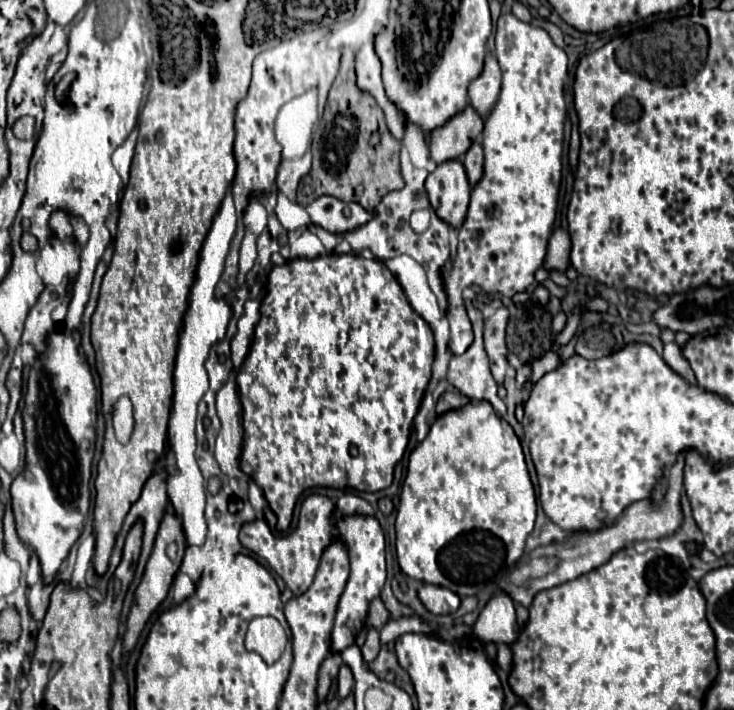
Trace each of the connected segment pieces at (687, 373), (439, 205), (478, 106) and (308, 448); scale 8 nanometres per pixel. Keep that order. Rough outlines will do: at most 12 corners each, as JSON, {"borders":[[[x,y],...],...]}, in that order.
{"borders":[[[675,342],[665,344],[663,360],[687,384],[695,384],[695,374]],[[447,160],[427,176],[437,216],[461,226],[469,182],[461,160]],[[487,52],[469,84],[469,104],[485,116],[497,102],[501,70]],[[359,254],[269,272],[239,468],[393,482],[435,340]]]}

